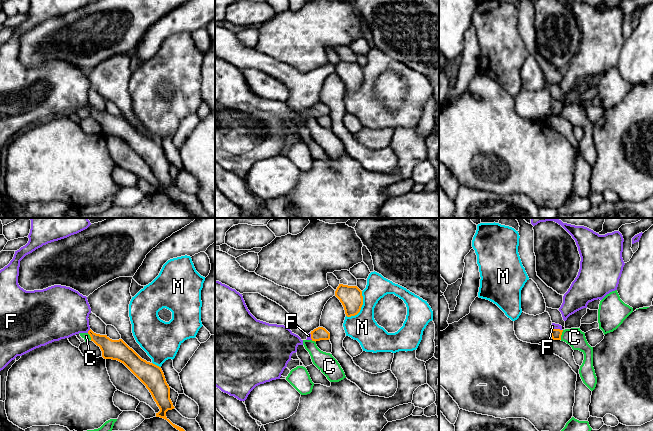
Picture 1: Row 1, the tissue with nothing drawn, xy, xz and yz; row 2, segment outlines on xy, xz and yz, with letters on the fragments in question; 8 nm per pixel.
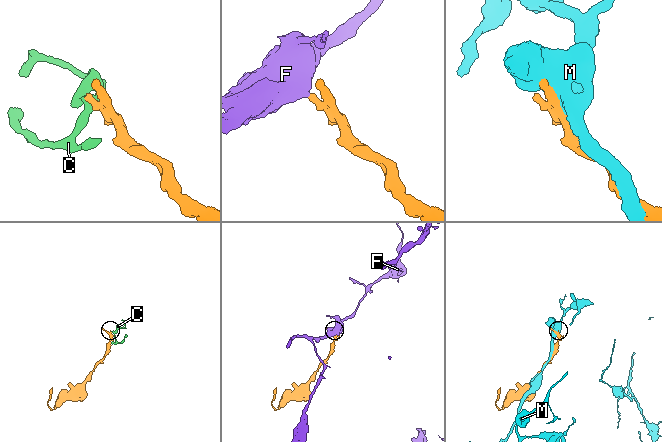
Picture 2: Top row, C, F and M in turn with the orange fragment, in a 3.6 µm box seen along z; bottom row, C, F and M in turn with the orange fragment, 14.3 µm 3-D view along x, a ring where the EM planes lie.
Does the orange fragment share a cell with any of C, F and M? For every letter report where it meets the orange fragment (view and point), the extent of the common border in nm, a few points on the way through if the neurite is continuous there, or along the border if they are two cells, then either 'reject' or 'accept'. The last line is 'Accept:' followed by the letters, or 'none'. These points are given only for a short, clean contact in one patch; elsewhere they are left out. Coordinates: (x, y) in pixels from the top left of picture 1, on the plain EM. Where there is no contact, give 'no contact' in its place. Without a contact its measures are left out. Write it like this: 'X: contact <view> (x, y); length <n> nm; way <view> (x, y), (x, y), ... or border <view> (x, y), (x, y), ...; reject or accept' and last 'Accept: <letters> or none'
C: contact yz (561, 110); length 80 nm; border yz (563, 106), (560, 115); reject
F: contact xy (88, 107); length 40 nm; way xy (111, 125), (88, 107), (64, 88); accept
M: contact xz (361, 82); length 240 nm; reject
Accept: F

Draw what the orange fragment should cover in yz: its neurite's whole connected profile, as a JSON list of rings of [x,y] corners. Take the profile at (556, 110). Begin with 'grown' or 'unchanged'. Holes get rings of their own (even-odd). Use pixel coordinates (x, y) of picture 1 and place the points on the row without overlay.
grown | [[[552,99],[551,101],[551,113],[552,116],[561,116],[562,102],[559,100]]]

